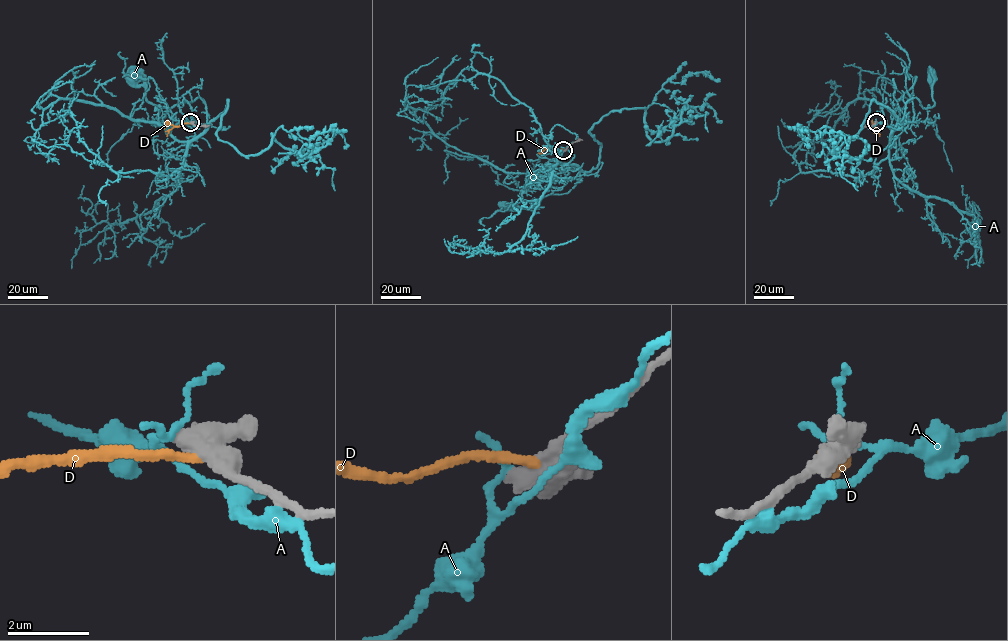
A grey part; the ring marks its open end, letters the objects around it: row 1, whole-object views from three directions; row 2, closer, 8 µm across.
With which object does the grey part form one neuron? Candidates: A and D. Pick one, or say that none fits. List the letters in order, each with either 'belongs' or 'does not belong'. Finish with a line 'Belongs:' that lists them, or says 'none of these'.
A: does not belong
D: does not belong
Belongs: none of these

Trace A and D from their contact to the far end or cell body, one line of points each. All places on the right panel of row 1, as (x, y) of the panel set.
A: (876, 122), (885, 121), (890, 141), (909, 100), (916, 97), (923, 107), (931, 107), (932, 75)
D: (875, 123), (879, 136)

